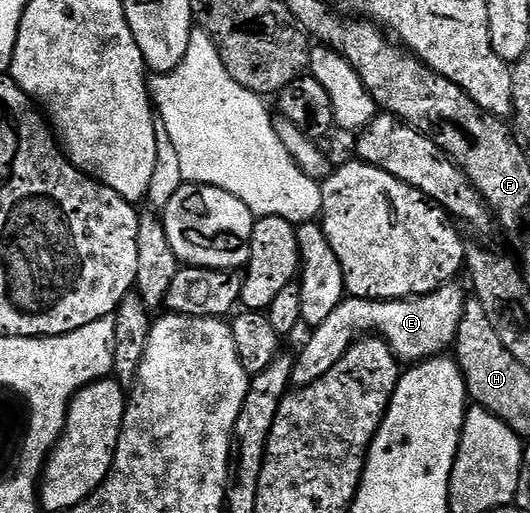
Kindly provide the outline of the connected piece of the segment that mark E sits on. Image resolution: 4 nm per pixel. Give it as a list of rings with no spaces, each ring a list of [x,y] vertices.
[[[453,281],[442,285],[429,295],[414,295],[411,299],[353,299],[345,297],[322,321],[322,325],[311,328],[308,340],[300,352],[295,352],[292,361],[292,387],[299,389],[326,377],[338,361],[361,337],[375,333],[390,345],[396,358],[408,365],[435,359],[453,346],[458,333],[458,321],[462,321],[462,309],[466,292]]]

